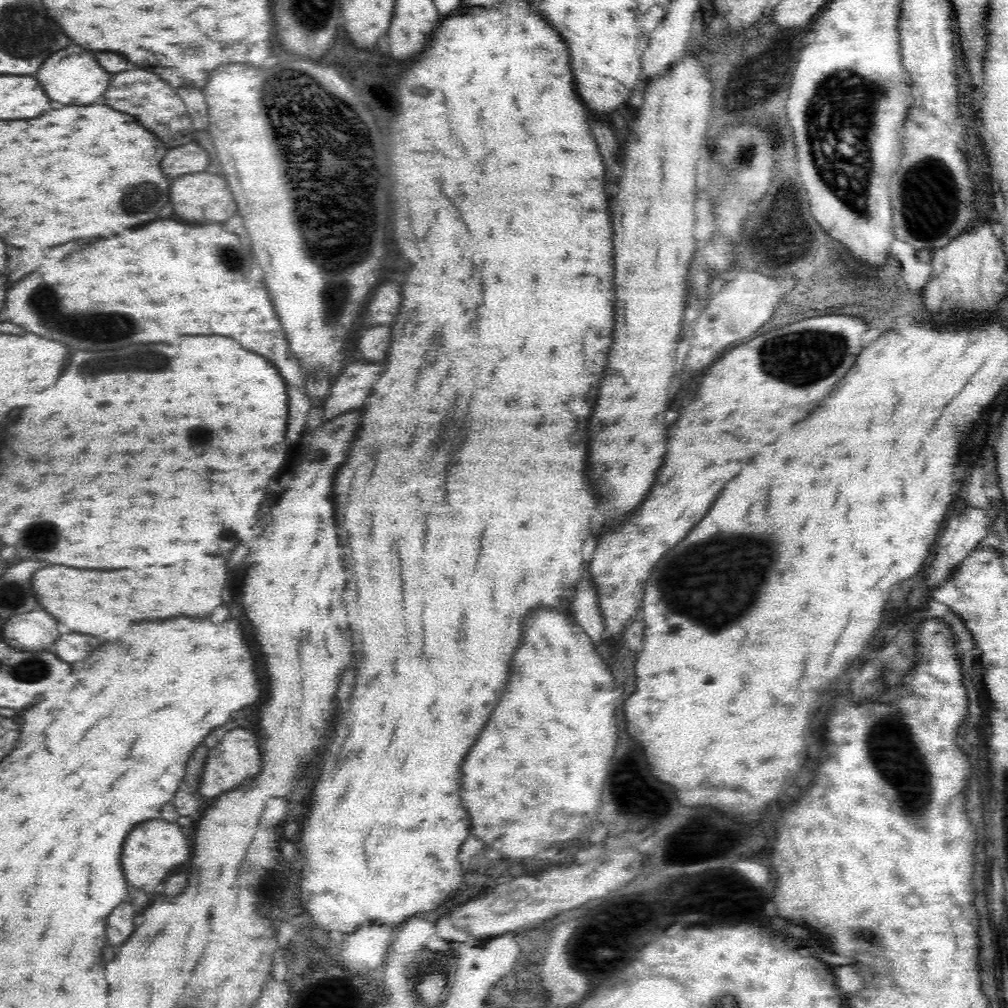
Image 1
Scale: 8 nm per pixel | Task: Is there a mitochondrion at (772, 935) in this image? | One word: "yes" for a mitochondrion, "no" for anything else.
no

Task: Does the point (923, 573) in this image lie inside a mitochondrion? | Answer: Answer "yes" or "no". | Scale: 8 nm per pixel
no

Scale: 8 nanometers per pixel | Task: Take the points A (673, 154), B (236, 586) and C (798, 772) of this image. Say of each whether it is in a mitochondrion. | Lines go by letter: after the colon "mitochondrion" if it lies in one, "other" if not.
A: other
B: other
C: other

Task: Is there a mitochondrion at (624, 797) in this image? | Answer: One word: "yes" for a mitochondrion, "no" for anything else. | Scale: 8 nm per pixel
no

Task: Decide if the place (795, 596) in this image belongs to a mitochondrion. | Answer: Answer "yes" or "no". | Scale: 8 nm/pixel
no

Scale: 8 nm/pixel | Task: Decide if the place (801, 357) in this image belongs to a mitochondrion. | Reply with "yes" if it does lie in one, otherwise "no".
yes

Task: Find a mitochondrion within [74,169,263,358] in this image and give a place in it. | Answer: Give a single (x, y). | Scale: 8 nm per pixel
(145, 194)

